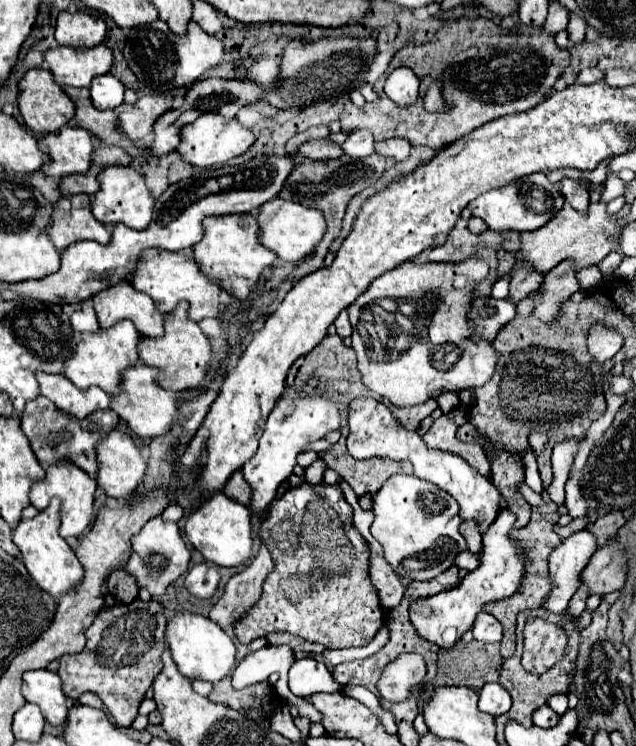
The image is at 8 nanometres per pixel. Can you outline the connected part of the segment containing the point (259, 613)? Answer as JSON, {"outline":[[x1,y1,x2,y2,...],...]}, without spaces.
{"outline":[[301,484,291,488,285,496,271,502,269,514,259,528,259,538,269,546,275,568,263,584,263,596,235,628,241,644,271,632,291,632,325,648,365,646,373,640,383,626,383,612,377,590,369,580,369,546,353,526,353,508,345,502,339,486]]}

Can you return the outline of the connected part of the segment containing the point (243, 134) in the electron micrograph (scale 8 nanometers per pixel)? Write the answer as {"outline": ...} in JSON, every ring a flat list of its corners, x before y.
{"outline":[[203,114,193,124,183,126,183,130,181,130,181,144,177,146,177,152,181,154,181,158,187,164,191,164,195,168,207,168,207,166,213,166,213,164,225,164,225,162,245,154,245,150,253,142,255,142,253,132,243,128,235,118,227,122,219,114]]}

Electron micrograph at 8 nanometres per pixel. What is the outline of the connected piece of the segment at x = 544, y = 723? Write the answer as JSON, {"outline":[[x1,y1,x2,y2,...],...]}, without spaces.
{"outline":[[541,706,539,710,533,712,533,724,539,728,553,728,557,726,559,716,549,708,549,706]]}

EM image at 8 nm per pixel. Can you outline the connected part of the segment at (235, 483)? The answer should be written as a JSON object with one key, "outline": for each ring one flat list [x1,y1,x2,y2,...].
{"outline":[[237,470,235,474,231,474,231,478,227,480,227,486,223,488,223,494,235,502,241,502,245,506,249,506,249,498,251,498,251,488,249,484,243,480,241,472]]}

